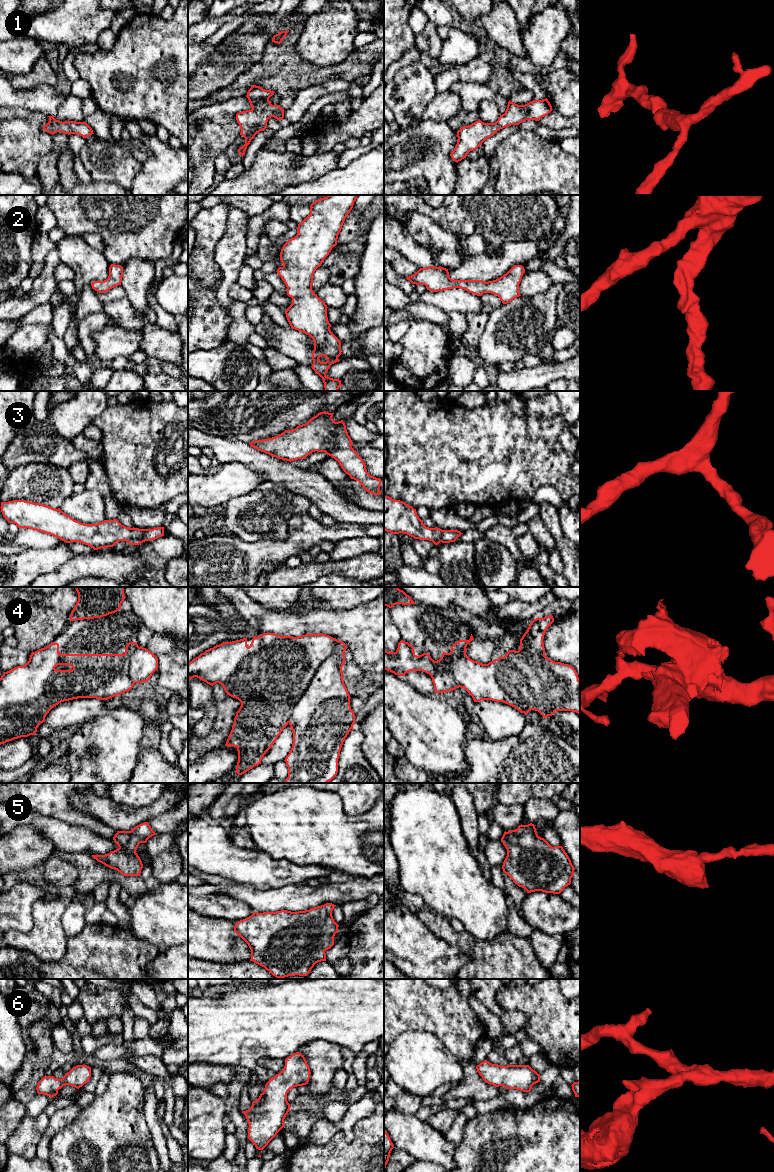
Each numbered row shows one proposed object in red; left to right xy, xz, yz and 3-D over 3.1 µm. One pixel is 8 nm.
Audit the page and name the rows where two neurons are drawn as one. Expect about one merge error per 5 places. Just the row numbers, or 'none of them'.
4

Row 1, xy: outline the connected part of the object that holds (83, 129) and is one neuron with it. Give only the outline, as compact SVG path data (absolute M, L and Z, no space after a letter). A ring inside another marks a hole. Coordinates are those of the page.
M48 116L49 122L43 126L44 131L55 134L57 132L64 134L76 134L84 138L94 134L92 128L86 122L59 121L54 116Z

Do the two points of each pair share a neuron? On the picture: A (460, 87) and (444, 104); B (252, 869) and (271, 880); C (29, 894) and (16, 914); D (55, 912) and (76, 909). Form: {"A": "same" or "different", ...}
{"A": "different", "B": "same", "C": "same", "D": "different"}

